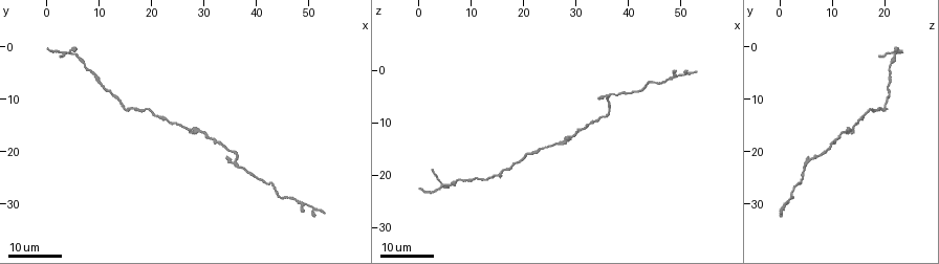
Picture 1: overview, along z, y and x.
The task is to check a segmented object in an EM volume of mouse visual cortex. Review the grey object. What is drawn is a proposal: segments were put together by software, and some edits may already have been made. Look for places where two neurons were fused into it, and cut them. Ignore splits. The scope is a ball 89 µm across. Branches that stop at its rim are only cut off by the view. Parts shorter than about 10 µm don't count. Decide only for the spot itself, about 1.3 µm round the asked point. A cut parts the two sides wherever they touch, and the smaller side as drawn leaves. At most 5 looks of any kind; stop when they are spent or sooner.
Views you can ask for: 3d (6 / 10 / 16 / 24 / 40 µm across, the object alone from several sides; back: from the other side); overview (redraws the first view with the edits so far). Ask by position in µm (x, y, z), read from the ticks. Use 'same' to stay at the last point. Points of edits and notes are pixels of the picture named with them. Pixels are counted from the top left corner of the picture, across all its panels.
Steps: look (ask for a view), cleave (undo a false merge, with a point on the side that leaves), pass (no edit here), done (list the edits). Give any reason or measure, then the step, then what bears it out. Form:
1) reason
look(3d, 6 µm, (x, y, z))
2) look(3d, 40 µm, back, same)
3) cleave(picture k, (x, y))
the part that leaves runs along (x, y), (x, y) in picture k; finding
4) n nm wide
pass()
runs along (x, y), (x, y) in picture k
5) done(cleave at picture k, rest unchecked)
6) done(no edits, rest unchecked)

narrows sharply
look(3d, 24 µm, (5.5, 1.5, 22.0))

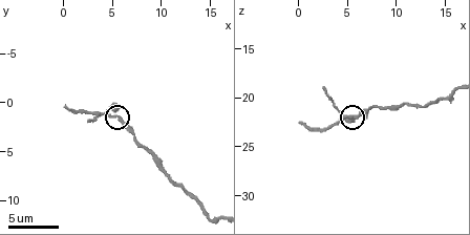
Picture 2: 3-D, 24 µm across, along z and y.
look(3d, 6 µm, (5.2, 1.4, 21.8))

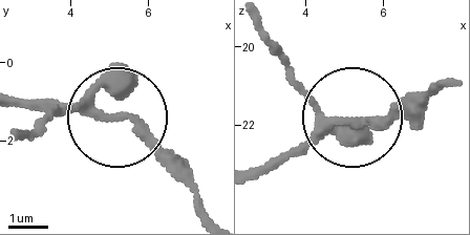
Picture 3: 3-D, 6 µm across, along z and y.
3 arms
pass()
runs along (209, 217), (119, 121), (19, 107) in picture 3; all the same neuron

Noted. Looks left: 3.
look(3d, 24 µm, (28.0, 16.0, 13.5))

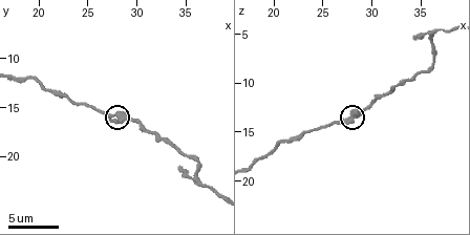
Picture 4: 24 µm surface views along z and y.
look(3d, 6 µm, (28.6, 16.2, 13.2))

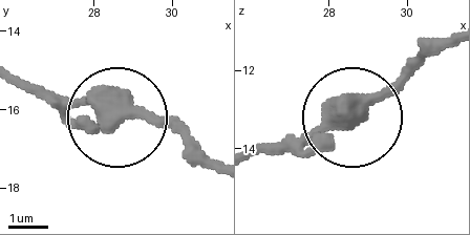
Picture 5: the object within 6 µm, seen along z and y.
side arm 38 µm
pass()
runs along (98, 103), (192, 135) in picture 5; one neuron here

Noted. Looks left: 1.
thick turns thin
look(3d, 10 µm, (10.2, 6.8, 21.0))

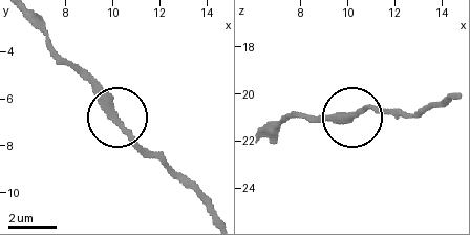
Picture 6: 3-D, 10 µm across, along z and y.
300 nm wide
pass()
runs along (452, 95), (404, 113), (368, 108), (348, 120), (310, 120) in picture 6; one neuron here

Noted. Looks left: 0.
done(no edits, rest unchecked)

